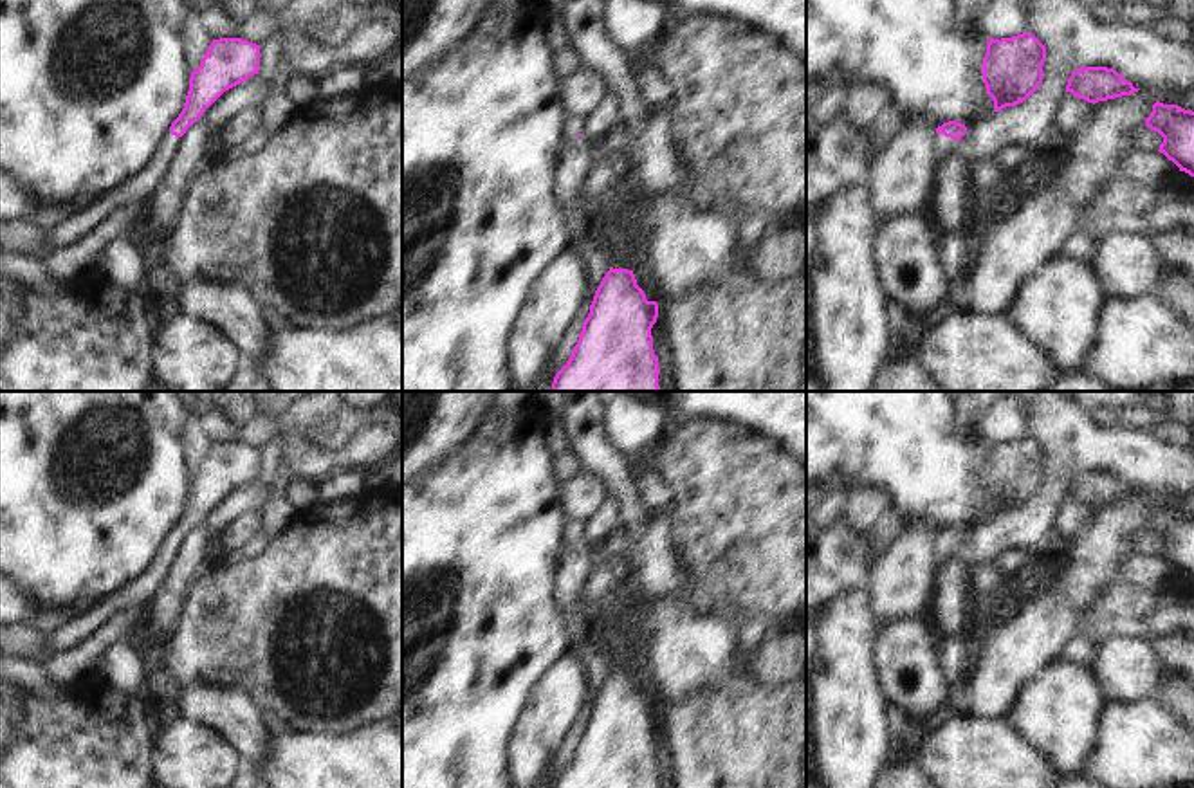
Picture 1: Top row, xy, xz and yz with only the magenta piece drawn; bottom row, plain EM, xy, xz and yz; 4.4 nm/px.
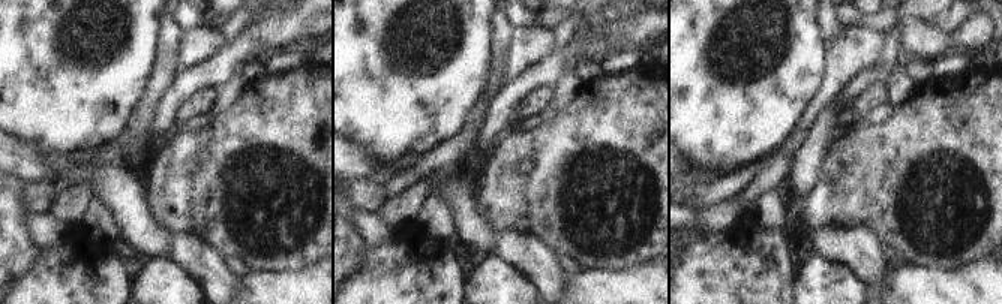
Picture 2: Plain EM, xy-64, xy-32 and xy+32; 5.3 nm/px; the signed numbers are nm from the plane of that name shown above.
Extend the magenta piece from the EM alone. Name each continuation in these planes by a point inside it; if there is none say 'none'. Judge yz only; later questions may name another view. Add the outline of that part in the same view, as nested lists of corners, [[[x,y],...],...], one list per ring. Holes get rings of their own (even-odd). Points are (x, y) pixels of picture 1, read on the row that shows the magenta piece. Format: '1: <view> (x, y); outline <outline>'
1: yz (944, 145); outline [[[936,133],[934,135],[934,160],[940,162],[943,157],[952,153],[956,148],[956,142],[958,141],[945,137],[943,133]]]

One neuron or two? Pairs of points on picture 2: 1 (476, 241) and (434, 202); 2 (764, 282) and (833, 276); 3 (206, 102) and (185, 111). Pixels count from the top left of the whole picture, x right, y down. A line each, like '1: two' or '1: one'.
1: two
2: two
3: one

